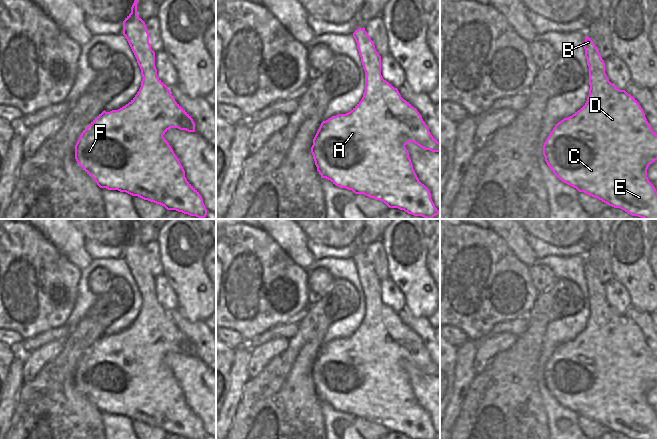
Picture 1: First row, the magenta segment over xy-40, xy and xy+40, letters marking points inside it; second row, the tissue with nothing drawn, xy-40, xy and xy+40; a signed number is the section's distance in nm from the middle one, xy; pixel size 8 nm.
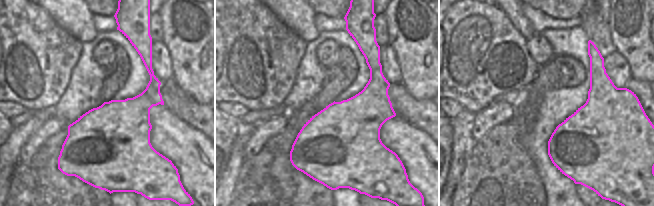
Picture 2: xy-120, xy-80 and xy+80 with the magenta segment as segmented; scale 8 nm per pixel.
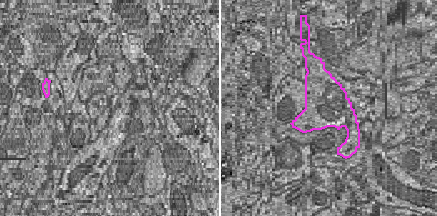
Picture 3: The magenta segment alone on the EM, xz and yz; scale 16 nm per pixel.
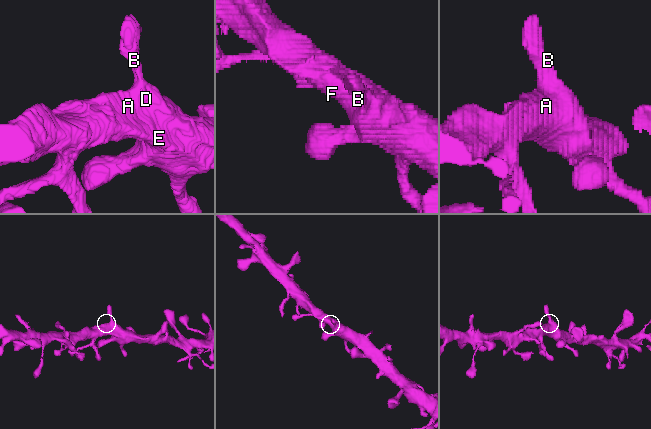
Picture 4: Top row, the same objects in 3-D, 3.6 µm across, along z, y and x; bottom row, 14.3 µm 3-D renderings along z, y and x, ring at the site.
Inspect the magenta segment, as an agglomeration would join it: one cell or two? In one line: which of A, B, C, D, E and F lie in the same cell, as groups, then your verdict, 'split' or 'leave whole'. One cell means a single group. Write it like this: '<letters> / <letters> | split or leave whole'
A B C D E F | leave whole

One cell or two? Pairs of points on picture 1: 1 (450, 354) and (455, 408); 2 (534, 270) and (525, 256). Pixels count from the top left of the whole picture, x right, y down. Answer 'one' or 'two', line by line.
1: two
2: two

